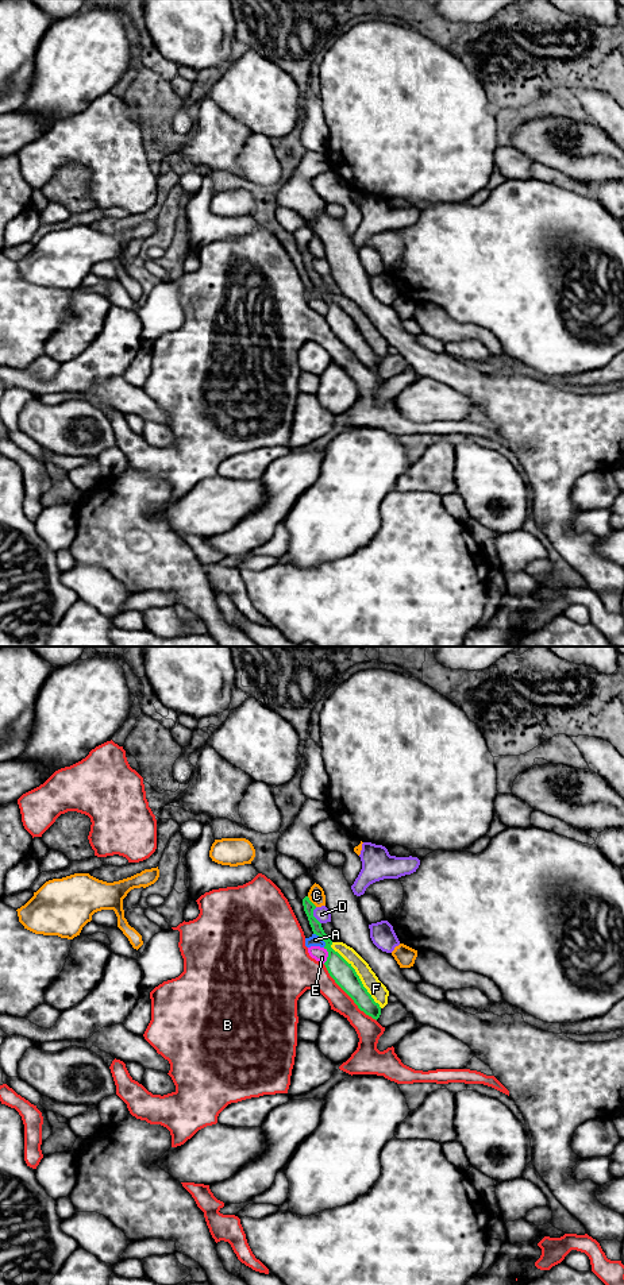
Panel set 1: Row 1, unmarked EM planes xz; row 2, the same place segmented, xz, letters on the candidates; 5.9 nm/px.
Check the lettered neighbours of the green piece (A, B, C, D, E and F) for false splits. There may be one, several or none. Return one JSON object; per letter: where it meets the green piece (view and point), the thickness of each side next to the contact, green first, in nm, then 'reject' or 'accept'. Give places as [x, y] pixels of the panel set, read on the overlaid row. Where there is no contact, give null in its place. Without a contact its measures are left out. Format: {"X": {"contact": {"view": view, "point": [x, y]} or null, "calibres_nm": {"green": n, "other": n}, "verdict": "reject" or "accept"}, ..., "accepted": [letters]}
{"A": {"contact": {"view": "xz", "point": [322, 938]}, "calibres_nm": {"green": 140, "other": 70}, "verdict": "reject"}, "B": {"contact": {"view": "xz", "point": [347, 994]}, "calibres_nm": {"green": 140, "other": 180}, "verdict": "reject"}, "C": {"contact": {"view": "xz", "point": [311, 902]}, "calibres_nm": {"green": 60, "other": 100}, "verdict": "reject"}, "D": {"contact": {"view": "xz", "point": [312, 915]}, "calibres_nm": {"green": 60, "other": 90}, "verdict": "reject"}, "E": {"contact": {"view": "xz", "point": [328, 956]}, "calibres_nm": {"green": 140, "other": 90}, "verdict": "reject"}, "F": {"contact": {"view": "xz", "point": [357, 975]}, "calibres_nm": {"green": 140, "other": 100}, "verdict": "reject"}, "accepted": []}

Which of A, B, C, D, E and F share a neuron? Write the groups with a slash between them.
A F / B / C / D / E

